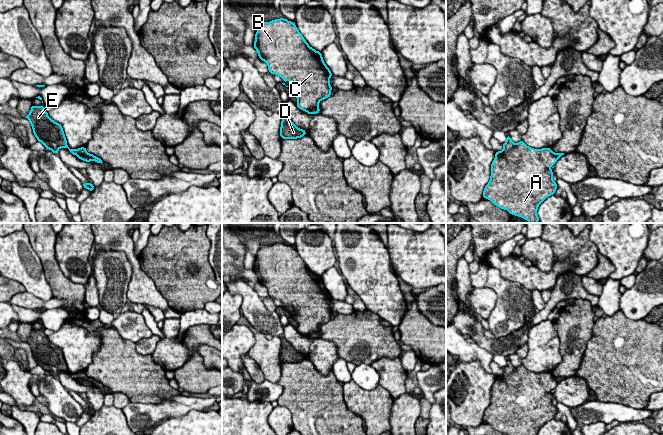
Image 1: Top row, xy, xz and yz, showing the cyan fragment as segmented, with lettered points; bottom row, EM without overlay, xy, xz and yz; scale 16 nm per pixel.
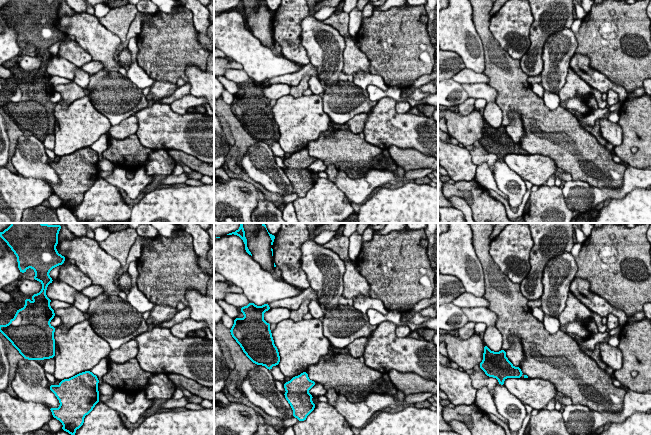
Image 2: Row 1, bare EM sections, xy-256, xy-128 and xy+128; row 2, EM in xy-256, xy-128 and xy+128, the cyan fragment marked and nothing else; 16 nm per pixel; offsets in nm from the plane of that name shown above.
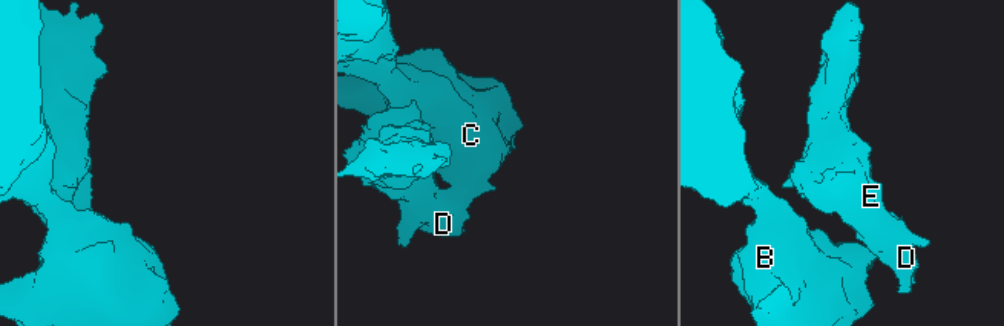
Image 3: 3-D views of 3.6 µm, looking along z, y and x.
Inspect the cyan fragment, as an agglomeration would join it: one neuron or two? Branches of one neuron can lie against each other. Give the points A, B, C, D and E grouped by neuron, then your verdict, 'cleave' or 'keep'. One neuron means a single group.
A B C / D E | cleave

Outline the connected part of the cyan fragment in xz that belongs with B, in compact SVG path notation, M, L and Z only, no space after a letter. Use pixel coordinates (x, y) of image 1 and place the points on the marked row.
M285 18L262 22L255 34L253 46L258 52L259 58L267 64L269 73L280 76L284 80L283 85L285 85L286 81L294 84L293 94L298 100L296 106L299 109L306 111L318 108L321 100L331 96L332 87L330 85L330 78L332 73L325 64L321 52L309 46L294 22L288 21Z

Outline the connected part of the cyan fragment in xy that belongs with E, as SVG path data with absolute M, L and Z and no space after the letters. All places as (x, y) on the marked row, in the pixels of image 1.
M32 105L29 114L25 118L29 120L37 140L41 142L47 150L49 149L53 153L58 154L59 149L68 148L73 155L83 155L92 158L93 161L97 163L104 163L100 158L88 153L85 147L70 149L67 145L62 125L48 116L43 105L37 107Z

